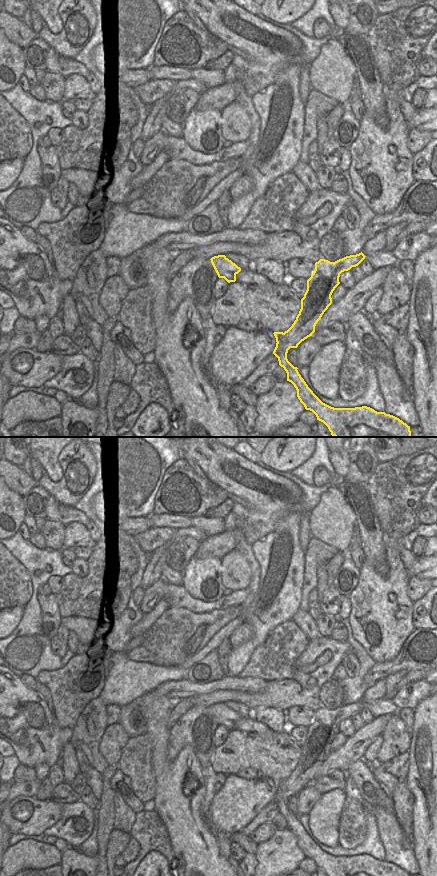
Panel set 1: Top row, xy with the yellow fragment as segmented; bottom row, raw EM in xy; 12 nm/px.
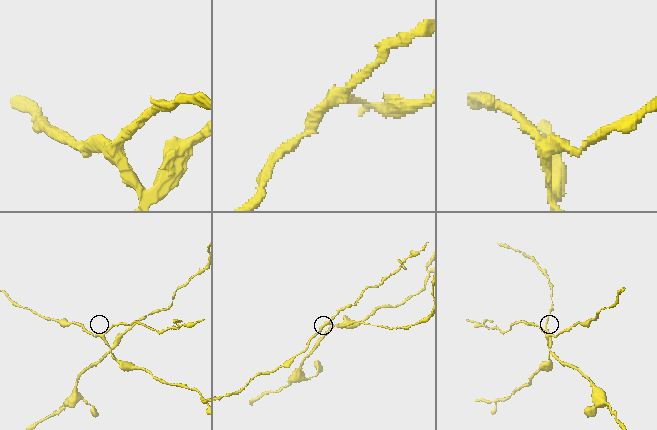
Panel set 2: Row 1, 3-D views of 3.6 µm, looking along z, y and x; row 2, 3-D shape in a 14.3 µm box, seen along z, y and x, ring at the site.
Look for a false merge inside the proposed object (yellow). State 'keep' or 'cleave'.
cleave

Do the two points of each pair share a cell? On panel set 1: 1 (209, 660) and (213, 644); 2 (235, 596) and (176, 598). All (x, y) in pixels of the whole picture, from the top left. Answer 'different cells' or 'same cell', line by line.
1: different cells
2: same cell

